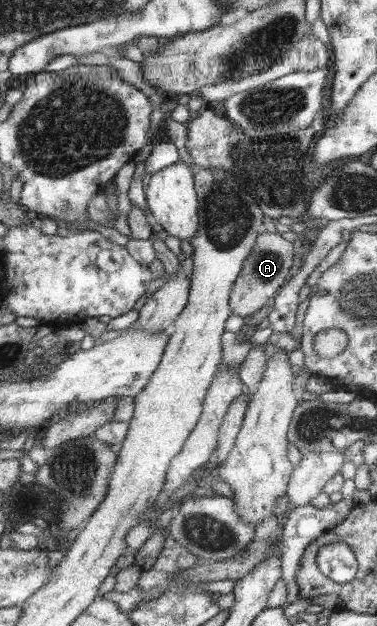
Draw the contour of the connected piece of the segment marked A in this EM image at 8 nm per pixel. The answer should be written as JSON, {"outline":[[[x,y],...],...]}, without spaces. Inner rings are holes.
{"outline":[[[265,231],[260,234],[252,254],[248,256],[244,268],[240,272],[240,278],[236,280],[234,288],[232,288],[231,305],[234,315],[251,317],[254,312],[264,308],[279,293],[279,289],[282,289],[286,280],[290,278],[297,246],[296,241],[290,242],[277,232]]]}

